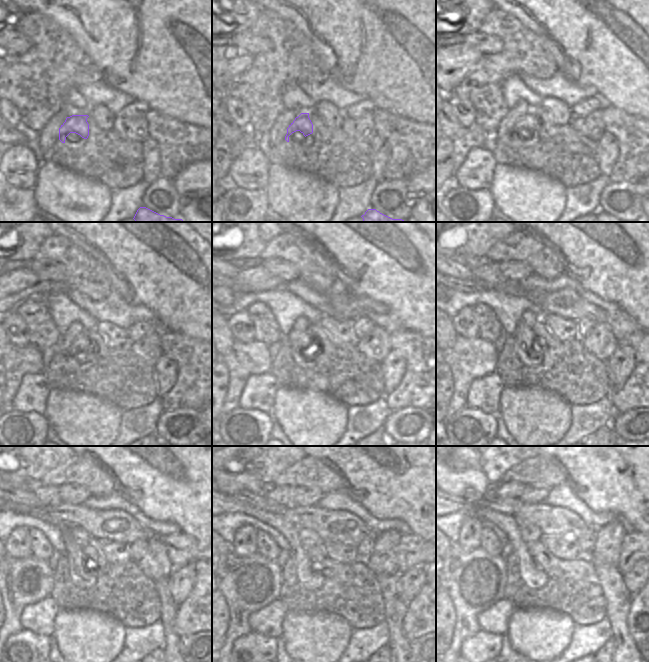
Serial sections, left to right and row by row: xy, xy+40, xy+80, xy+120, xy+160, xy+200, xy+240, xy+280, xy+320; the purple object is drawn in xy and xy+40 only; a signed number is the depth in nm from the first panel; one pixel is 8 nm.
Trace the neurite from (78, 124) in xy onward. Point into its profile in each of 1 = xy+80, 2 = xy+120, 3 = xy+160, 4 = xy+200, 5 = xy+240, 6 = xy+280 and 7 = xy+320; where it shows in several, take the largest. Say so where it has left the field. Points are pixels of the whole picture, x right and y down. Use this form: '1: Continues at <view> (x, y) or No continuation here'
1: Continues at xy+80 (528, 121)
2: Continues at xy+120 (82, 344)
3: Continues at xy+160 (304, 342)
4: Continues at xy+200 (528, 351)
5: Continues at xy+240 (82, 578)
6: Continues at xy+280 (310, 580)
7: Continues at xy+320 (534, 578)

